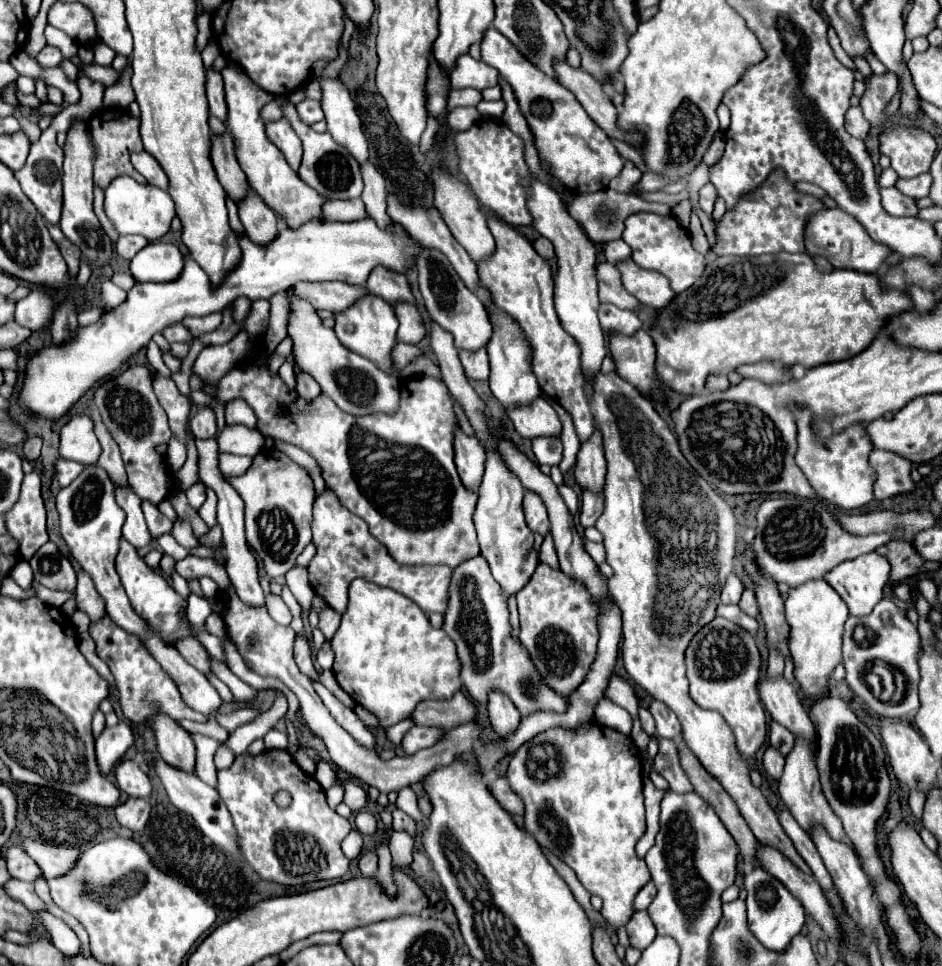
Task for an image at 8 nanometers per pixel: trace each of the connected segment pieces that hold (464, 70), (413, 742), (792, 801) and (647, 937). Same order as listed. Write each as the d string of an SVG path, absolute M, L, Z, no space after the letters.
M462 54L456 60L456 68L450 74L452 88L476 88L484 90L498 84L498 70L482 60L474 60L470 54Z
M412 726L404 738L402 738L402 748L406 754L414 754L422 748L430 748L434 746L440 736L442 736L442 728L424 728L424 726Z
M796 740L794 750L788 754L784 776L780 778L778 790L780 790L780 796L782 796L784 804L788 806L788 810L792 812L796 822L802 828L806 828L806 832L812 832L812 828L822 826L830 836L834 836L834 840L846 840L846 832L844 832L838 816L832 812L830 804L826 802L826 798L822 794L818 770L816 770L816 764L814 764L814 752L812 752L812 748L808 748L808 744L804 740Z
M646 910L634 912L634 916L626 924L626 930L630 936L630 944L638 950L646 950L652 944L652 940L656 938L656 928Z

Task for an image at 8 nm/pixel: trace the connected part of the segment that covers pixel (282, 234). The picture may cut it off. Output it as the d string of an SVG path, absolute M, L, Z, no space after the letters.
M372 218L356 220L356 222L308 222L300 228L280 228L276 238L264 246L254 244L248 236L238 236L238 244L242 250L242 258L236 264L236 268L218 284L214 286L208 278L208 274L192 260L190 254L184 256L184 268L180 276L172 282L136 282L134 288L128 292L128 298L124 304L104 312L98 322L88 326L78 326L76 332L72 332L72 338L64 344L48 344L42 350L38 350L30 360L26 362L24 370L24 384L18 392L18 406L28 410L32 416L42 420L58 420L62 418L98 380L110 376L116 372L130 356L134 356L138 350L146 348L148 342L156 332L164 332L164 328L182 322L184 316L208 316L212 312L222 312L228 304L232 304L236 298L244 296L248 300L258 298L270 298L276 292L284 292L292 284L306 280L306 282L324 282L324 280L340 280L346 284L364 284L370 270L378 264L394 270L394 272L406 272L410 264L414 262L416 254L420 252L420 244L400 226L394 224L386 230L378 228Z

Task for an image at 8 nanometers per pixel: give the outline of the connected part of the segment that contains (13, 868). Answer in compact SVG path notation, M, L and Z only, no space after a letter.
M10 846L6 850L6 866L8 866L8 872L10 876L18 878L18 880L24 880L24 882L34 882L42 872L40 868L36 866L36 862L26 854L22 852L20 846Z

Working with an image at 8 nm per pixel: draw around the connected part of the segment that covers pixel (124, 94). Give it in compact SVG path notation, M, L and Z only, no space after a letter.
M130 64L120 76L120 82L106 88L104 92L104 106L106 108L128 108L128 104L134 100L134 90L130 86Z

